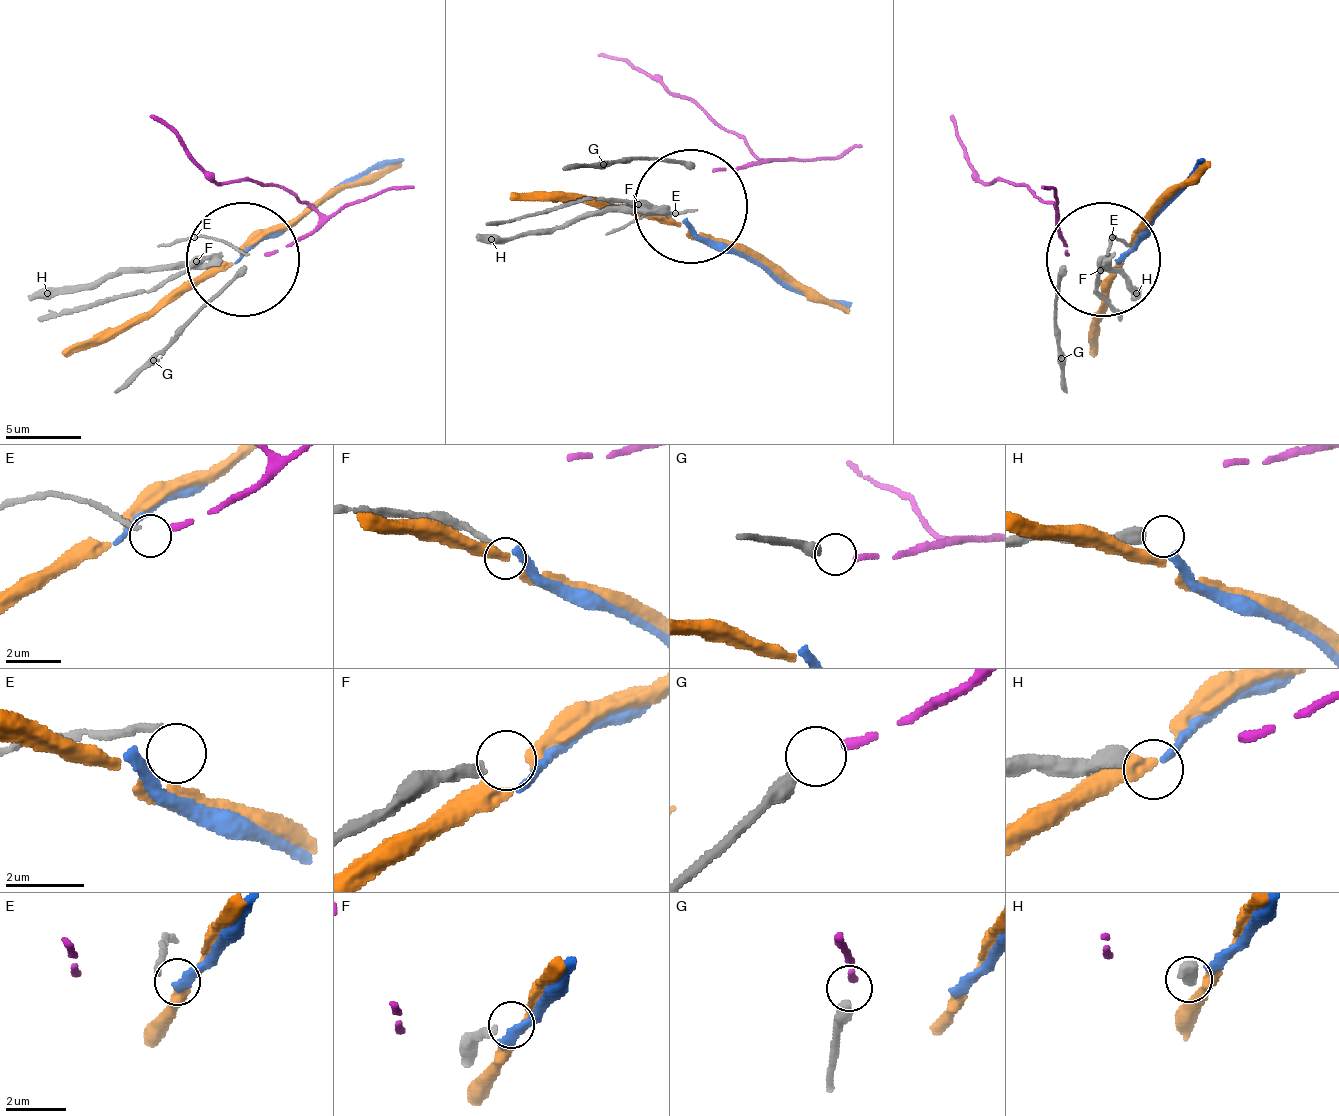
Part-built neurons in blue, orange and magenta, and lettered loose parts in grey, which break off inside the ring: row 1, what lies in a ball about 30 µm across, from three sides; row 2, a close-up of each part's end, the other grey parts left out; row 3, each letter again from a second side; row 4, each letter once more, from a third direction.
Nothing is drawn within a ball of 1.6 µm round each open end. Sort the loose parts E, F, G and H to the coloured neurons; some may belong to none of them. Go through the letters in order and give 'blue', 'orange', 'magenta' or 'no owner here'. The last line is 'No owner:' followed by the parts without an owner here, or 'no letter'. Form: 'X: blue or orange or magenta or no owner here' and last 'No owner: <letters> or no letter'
E: no owner here
F: no owner here
G: magenta
H: blue
No owner: E, F

